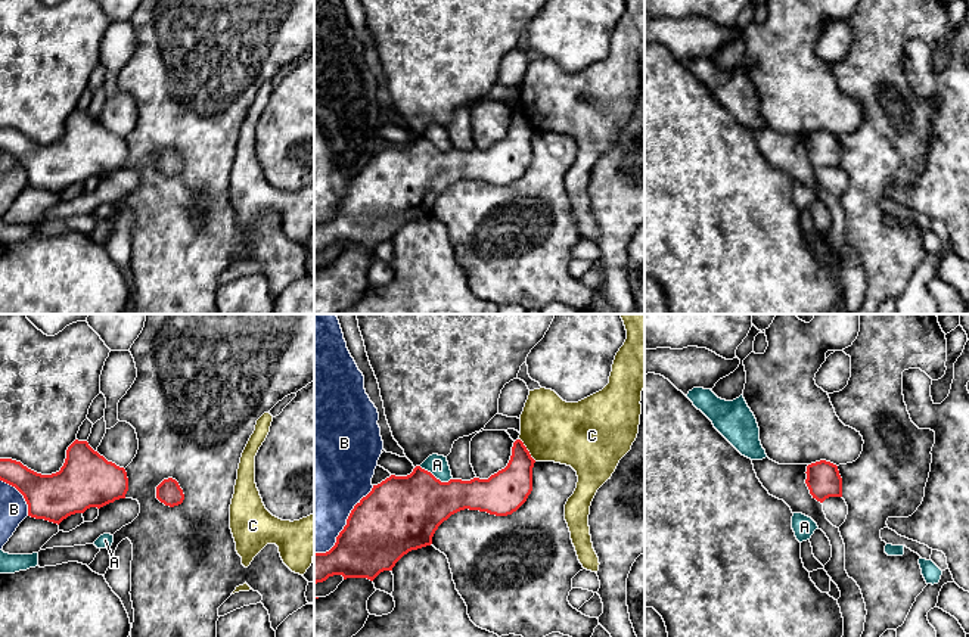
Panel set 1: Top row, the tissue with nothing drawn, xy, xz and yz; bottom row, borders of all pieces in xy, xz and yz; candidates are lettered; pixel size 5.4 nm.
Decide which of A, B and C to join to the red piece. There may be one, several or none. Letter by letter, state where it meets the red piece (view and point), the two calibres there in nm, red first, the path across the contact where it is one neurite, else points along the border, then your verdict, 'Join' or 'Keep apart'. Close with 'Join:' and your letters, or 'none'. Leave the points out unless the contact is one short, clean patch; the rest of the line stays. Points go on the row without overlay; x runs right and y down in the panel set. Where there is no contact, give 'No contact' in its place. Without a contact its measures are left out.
A: Touches red at xz (434, 146). Thickness 400 nm (red) against 110 nm. Boundary: xz (419, 136), (441, 151), (452, 149). Keep apart
B: Touches red at xz (345, 195). Thickness 380 nm (red) against 460 nm. Keep apart
C: Touches red at xz (527, 120). Thickness 220 nm (red) against 340 nm. Boundary: xz (519, 108), (536, 130). Keep apart
Join: none

